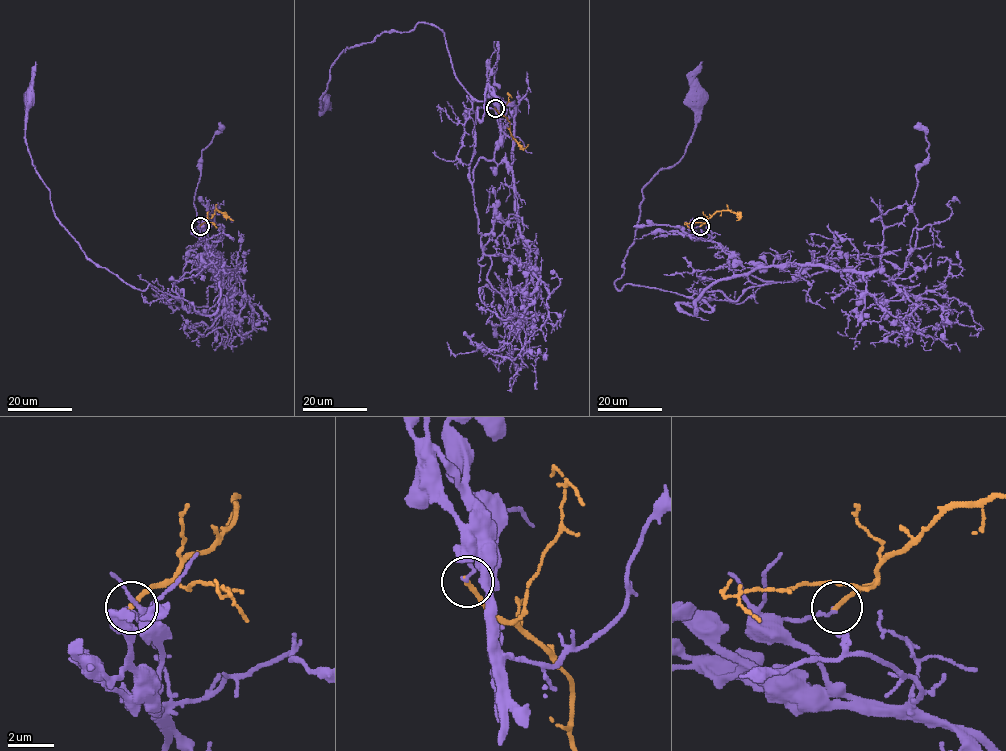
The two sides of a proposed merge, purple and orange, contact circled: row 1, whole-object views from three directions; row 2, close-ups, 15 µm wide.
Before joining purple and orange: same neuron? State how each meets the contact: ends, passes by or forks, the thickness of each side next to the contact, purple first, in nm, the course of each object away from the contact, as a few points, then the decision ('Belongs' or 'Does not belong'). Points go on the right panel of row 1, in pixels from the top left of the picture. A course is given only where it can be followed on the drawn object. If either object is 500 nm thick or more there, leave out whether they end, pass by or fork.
At the ring purple ends. At the ring orange ends. Thickness 120 nm (purple) against 200 nm. Course of purple: (700, 226), (733, 274), (694, 315), (679, 306), (692, 298), (615, 285), (642, 190), (685, 153), (694, 97). Course of orange: (700, 226), (717, 211), (735, 212), (739, 217), (736, 220). Does not belong

